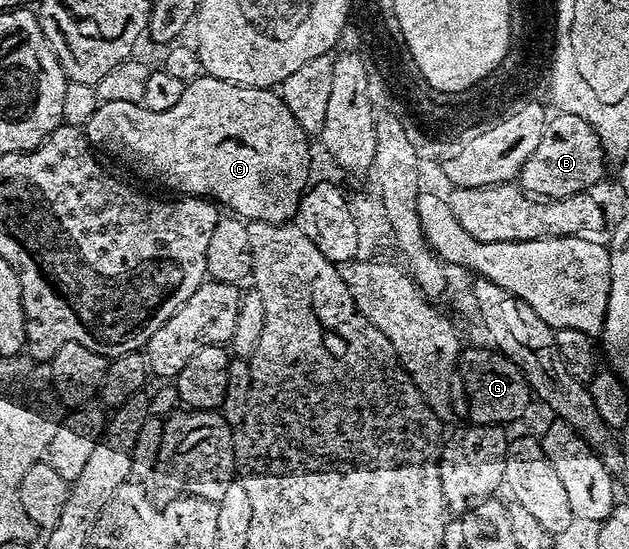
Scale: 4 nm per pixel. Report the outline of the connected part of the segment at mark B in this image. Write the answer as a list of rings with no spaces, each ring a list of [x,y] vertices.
[[[558,112],[555,117],[547,123],[540,146],[520,173],[521,187],[534,198],[563,200],[566,196],[589,193],[606,172],[607,149],[598,130],[584,118],[576,118],[576,114]]]

